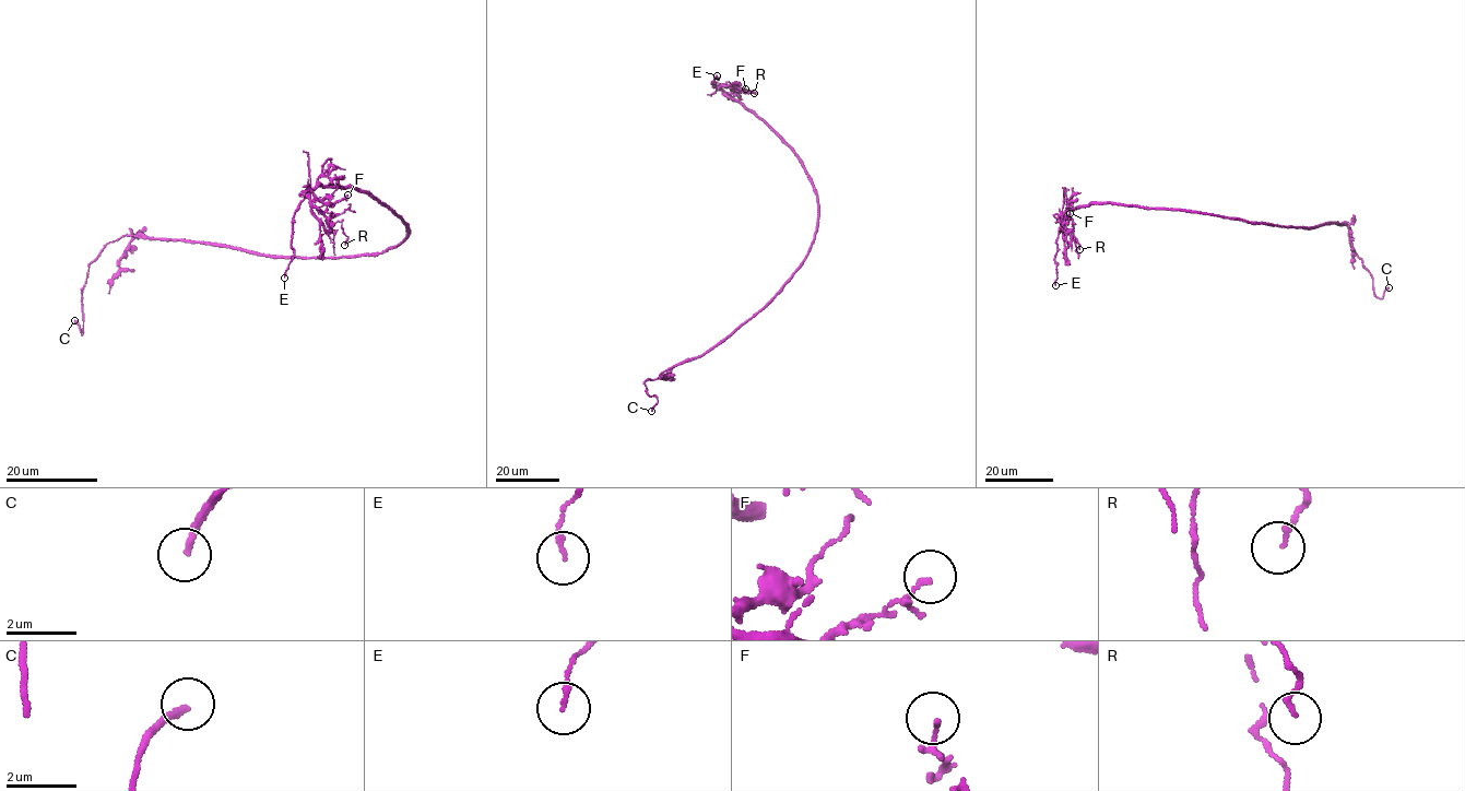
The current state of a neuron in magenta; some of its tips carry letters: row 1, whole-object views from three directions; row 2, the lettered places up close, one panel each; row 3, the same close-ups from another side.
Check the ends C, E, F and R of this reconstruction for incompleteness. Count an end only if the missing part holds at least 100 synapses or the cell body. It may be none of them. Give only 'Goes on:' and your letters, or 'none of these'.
Goes on: C

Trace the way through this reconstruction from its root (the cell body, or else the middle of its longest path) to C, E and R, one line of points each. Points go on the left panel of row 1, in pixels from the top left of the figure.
C: (364, 254), (273, 258), (226, 246), (122, 236), (109, 241), (90, 264), (81, 300), (82, 335), (74, 320)
E: (364, 254), (396, 246), (408, 236), (409, 225), (365, 191), (319, 185), (294, 214), (294, 258), (284, 278)
R: (364, 254), (396, 246), (409, 225), (365, 191), (319, 185), (311, 212), (326, 229), (341, 222), (344, 245)

